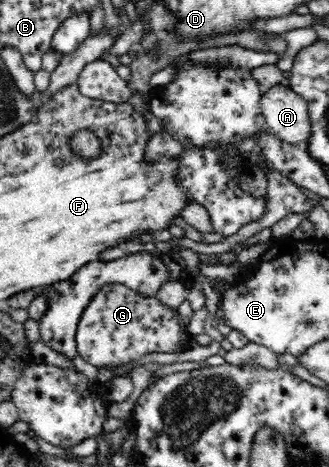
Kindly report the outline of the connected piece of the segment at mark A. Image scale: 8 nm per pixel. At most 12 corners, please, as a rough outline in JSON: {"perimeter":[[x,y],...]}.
{"perimeter":[[289,86],[263,92],[267,131],[308,147],[307,102]]}

